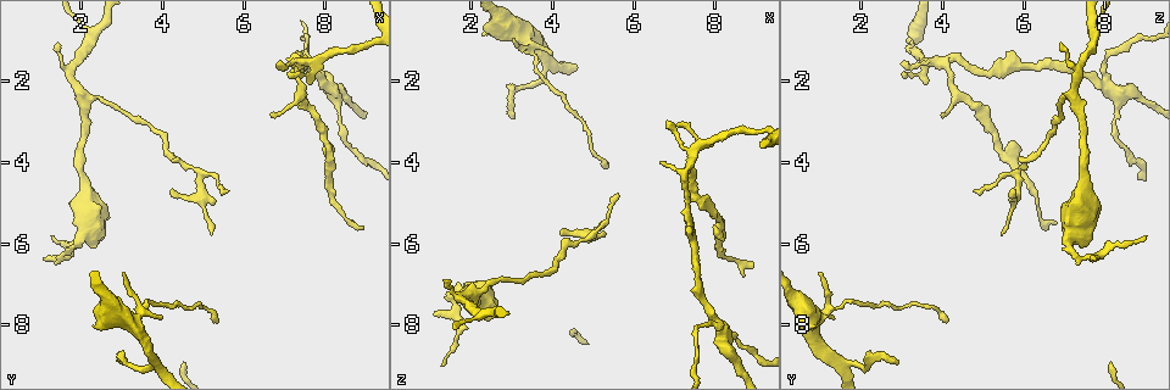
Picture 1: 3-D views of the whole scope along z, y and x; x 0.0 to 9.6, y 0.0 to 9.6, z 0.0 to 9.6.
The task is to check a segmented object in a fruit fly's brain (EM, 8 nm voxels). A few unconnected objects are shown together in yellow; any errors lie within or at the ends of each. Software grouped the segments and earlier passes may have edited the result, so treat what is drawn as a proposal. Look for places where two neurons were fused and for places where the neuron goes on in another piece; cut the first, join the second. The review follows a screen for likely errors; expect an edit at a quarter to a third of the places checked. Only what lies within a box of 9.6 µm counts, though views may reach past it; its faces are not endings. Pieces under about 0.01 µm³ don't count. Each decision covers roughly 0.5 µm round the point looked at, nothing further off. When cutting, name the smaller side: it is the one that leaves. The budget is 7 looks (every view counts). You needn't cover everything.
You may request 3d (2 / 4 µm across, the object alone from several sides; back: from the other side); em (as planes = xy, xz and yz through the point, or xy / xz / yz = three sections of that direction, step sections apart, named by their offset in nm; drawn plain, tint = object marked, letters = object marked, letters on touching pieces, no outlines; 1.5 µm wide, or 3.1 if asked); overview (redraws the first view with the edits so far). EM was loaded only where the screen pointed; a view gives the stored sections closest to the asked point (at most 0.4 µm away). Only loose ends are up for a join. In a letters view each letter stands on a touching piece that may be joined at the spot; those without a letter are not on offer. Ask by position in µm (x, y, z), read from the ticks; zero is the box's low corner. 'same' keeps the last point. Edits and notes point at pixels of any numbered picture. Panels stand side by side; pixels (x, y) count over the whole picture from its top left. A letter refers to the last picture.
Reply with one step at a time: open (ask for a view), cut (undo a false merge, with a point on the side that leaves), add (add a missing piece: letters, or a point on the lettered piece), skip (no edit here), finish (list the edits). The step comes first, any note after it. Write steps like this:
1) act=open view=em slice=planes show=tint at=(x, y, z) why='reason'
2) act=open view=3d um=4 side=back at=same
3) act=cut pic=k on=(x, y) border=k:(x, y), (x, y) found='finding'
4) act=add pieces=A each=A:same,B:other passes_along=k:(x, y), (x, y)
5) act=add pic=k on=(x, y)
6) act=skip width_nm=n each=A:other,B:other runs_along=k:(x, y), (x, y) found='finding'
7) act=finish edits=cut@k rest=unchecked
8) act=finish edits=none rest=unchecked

act=open view=em slice=xz step=4 show=tint at=(1.10, 6.40, 7.80) why='an open end'

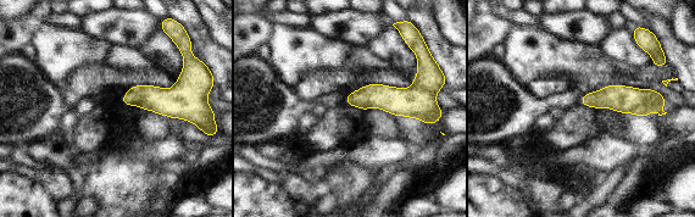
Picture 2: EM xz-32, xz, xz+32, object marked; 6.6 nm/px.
act=open view=em slice=planes show=letters at=same why='another direction'

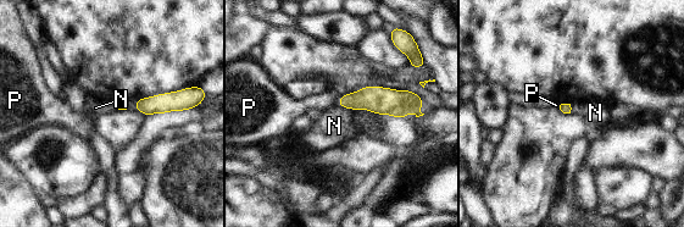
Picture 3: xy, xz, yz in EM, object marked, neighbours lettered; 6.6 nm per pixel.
act=skip each=N:other,P:other border=3:(337, 105), (350, 110) found='none of them fits'

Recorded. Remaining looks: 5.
act=open view=3d um=4 at=(7.05, 1.85, 3.05) why='free end'

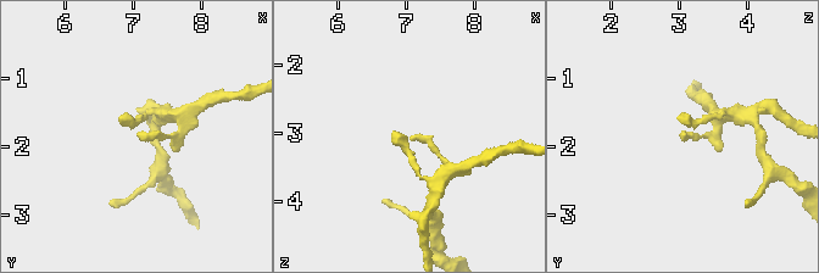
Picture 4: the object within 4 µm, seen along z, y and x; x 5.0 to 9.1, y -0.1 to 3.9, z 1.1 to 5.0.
act=open view=em slice=planes show=plain at=(7.10, 1.80, 3.10)

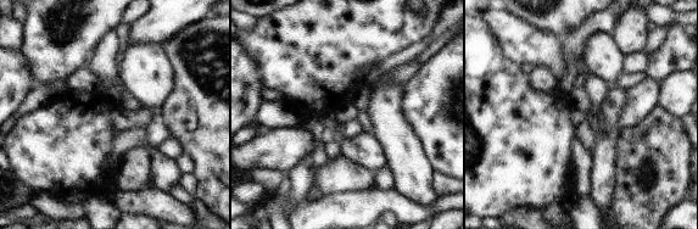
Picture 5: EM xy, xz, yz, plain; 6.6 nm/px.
act=open view=em slice=planes show=letters at=same

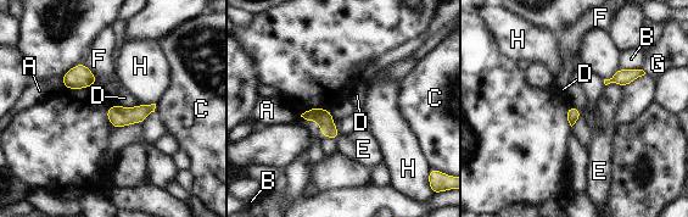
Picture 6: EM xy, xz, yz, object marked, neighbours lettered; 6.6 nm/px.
act=skip each=A:other,B:other,C:other,D:other,E:other,F:other,G:other,H:other border=6:(138, 104), (130, 107), (117, 105) found='none of them fits'

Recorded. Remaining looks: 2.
act=open view=em slice=yz step=8 show=letters at=(5.65, 4.75, 4.75) why='an open end'

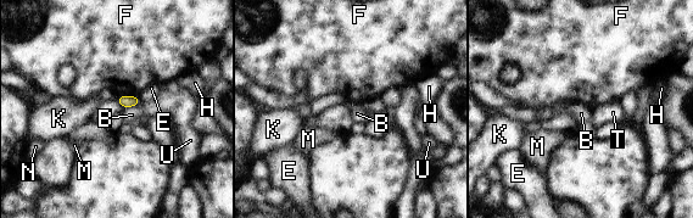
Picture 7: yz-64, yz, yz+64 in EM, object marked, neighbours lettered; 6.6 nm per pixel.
act=open view=em slice=planes show=letters at=same

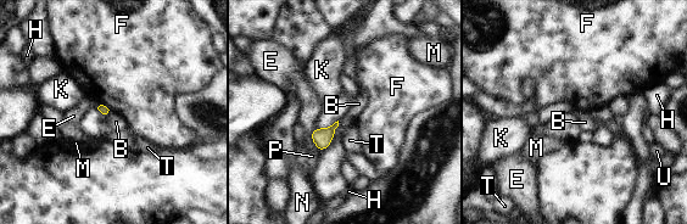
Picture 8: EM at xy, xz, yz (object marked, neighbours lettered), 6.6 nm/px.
act=skip each=B:other,E:other,F:other,H:other,K:other,M:other,N:other,P:other,T:other,U:other border=8:(339, 121), (334, 135) found='no lettered piece goes on from it'

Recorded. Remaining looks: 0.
act=finish edits=none rest=unchecked

